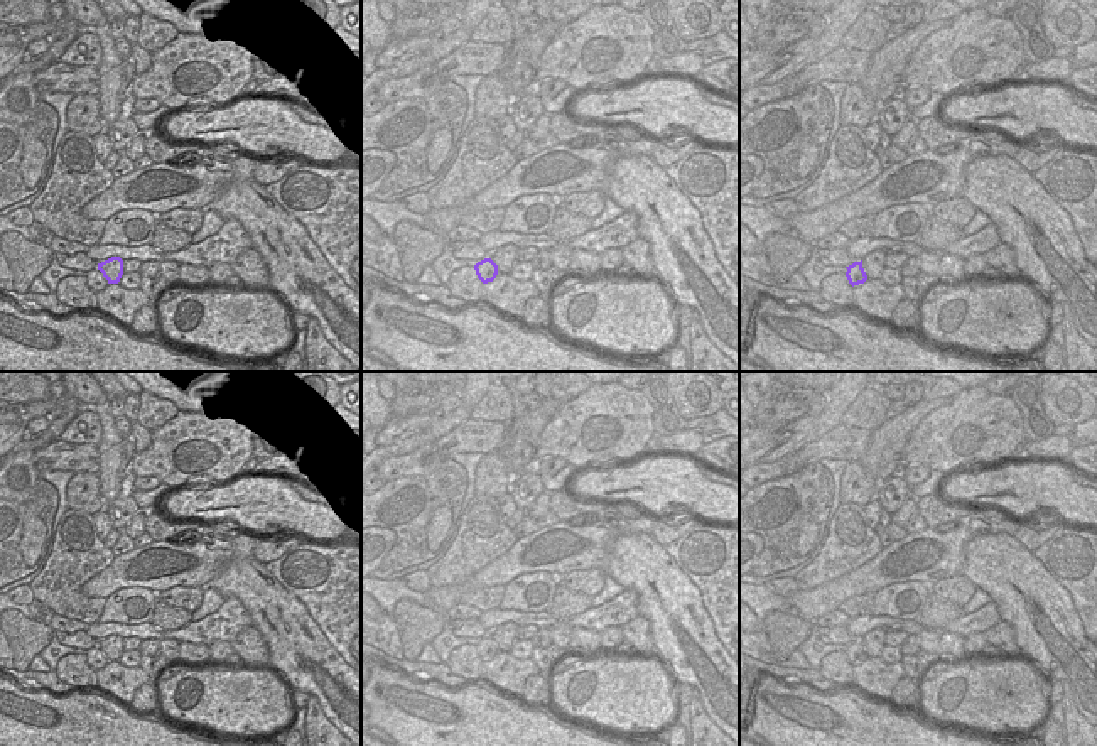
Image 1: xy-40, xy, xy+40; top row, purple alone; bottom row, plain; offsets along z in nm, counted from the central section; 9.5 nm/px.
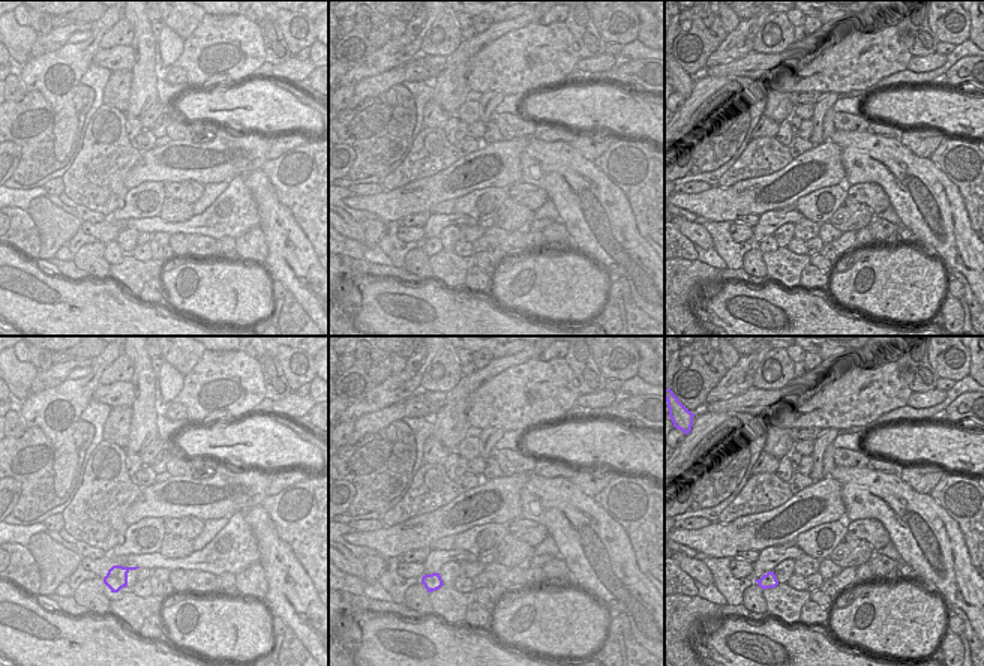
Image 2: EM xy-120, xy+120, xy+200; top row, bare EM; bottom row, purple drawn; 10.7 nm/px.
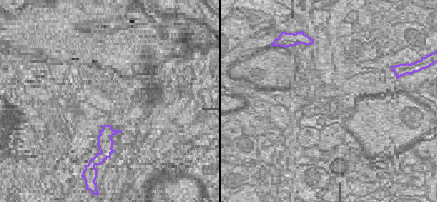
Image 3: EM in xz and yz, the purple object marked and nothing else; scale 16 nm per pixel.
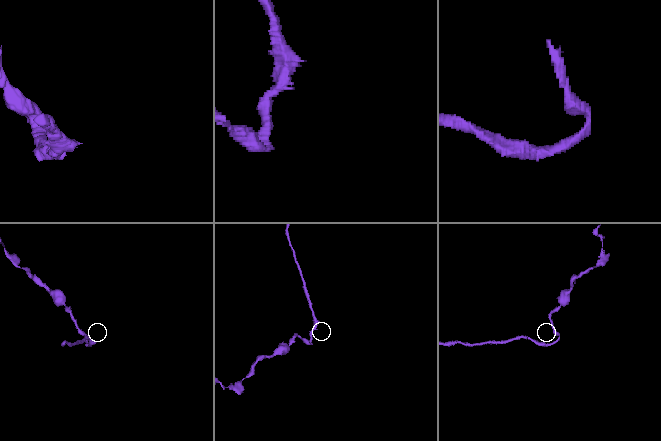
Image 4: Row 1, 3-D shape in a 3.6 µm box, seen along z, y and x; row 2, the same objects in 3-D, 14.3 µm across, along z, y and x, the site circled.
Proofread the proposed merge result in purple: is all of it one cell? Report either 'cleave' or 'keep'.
cleave

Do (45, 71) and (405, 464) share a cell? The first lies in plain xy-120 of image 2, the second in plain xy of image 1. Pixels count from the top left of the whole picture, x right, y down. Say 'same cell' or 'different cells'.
same cell

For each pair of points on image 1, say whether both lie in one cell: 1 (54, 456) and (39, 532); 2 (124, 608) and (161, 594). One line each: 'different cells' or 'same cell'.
1: different cells
2: same cell

